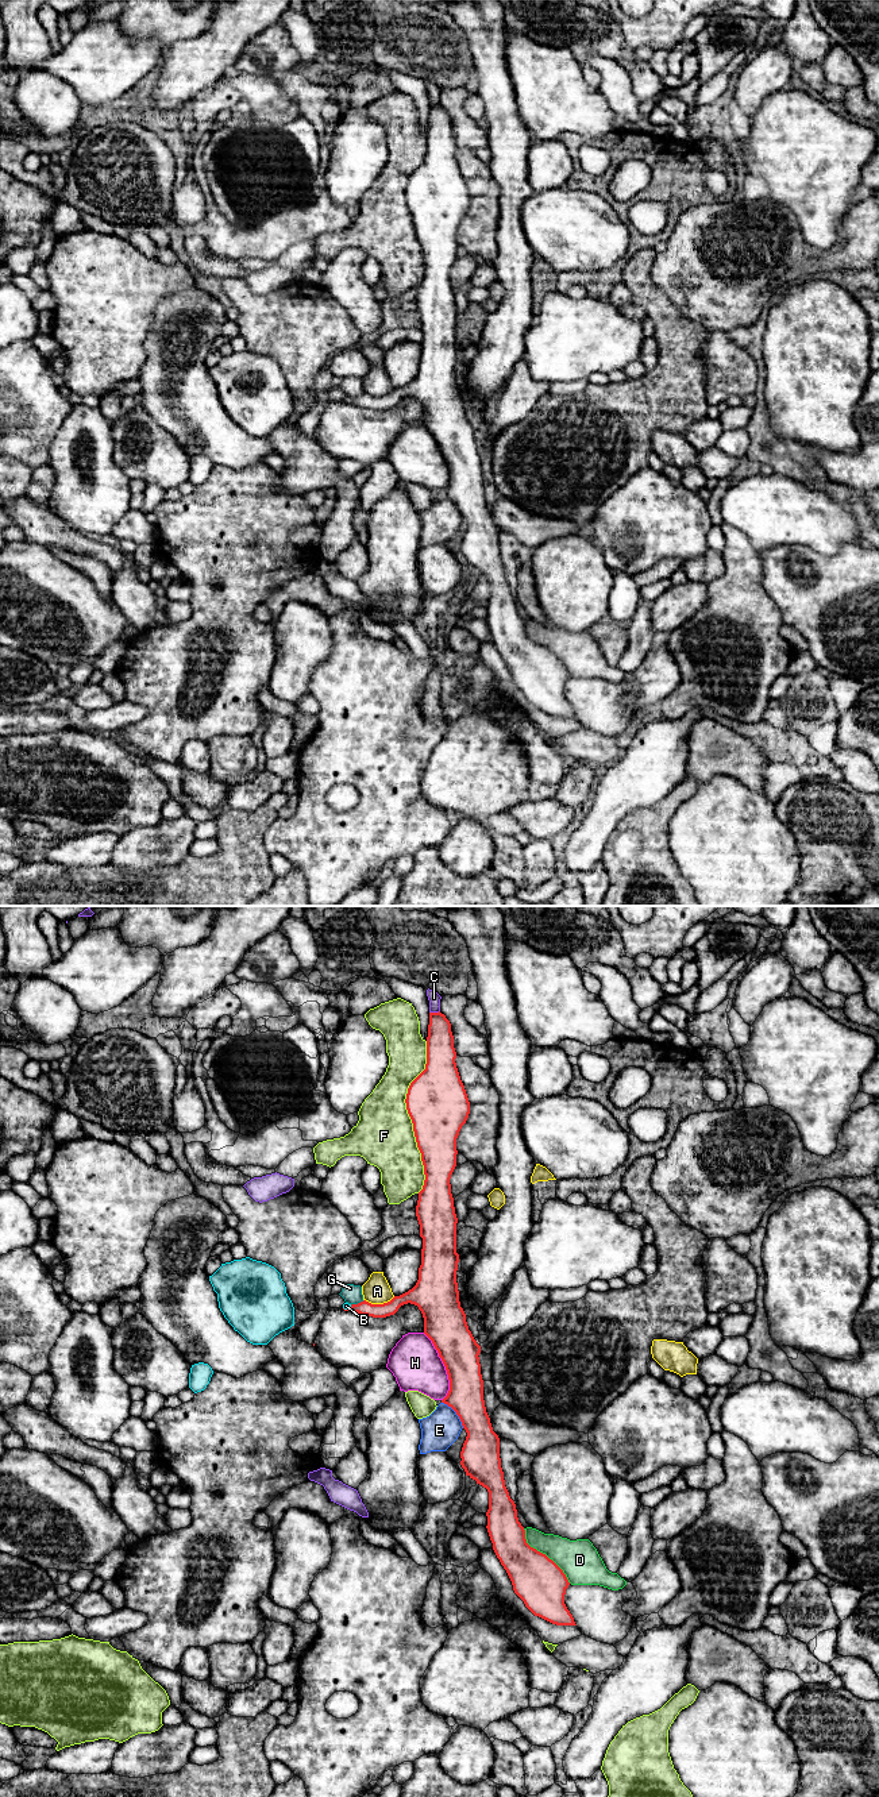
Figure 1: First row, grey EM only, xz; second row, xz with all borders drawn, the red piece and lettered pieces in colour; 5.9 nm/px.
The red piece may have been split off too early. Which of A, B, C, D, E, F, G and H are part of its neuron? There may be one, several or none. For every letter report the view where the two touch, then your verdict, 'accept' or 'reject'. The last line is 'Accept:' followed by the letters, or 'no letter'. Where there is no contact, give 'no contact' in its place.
A: meets red in xz; reject
B: meets red in xz; reject
C: meets red in xz; reject
D: meets red in xz; reject
E: meets red in xz; reject
F: meets red in xz; reject
G: meets red in xz; reject
H: meets red in xz; reject
Accept: no letter

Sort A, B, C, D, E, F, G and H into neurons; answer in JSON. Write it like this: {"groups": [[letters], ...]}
{"groups": [["A"], ["B"], ["C"], ["D"], ["E"], ["F"], ["G"], ["H"]]}

